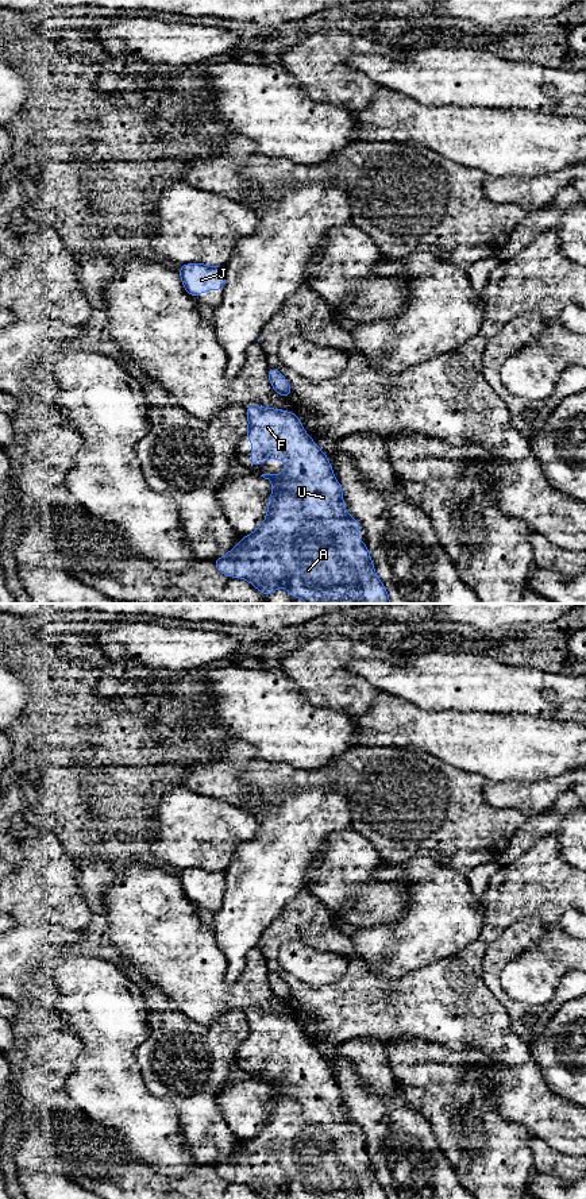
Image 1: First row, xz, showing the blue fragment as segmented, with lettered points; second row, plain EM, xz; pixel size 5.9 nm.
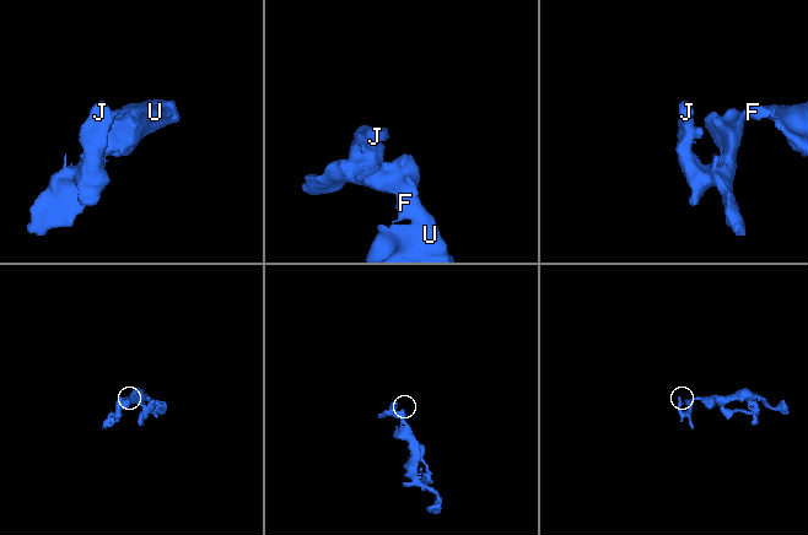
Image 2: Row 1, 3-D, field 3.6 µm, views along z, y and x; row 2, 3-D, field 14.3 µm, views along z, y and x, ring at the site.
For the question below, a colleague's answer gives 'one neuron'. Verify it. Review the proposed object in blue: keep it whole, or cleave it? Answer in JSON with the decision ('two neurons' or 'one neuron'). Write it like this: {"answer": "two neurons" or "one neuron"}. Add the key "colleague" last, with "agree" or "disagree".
{"answer": "one neuron", "colleague": "agree"}

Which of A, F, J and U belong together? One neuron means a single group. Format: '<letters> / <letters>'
A F J U

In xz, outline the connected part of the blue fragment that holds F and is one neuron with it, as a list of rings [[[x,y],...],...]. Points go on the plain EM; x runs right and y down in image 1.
[[[246,1010],[248,1033],[246,1042],[251,1045],[250,1073],[271,1063],[285,1067],[285,1079],[262,1079],[273,1087],[273,1098],[266,1106],[269,1115],[263,1129],[240,1146],[224,1161],[213,1167],[225,1181],[244,1183],[263,1199],[273,1199],[281,1190],[289,1199],[388,1199],[386,1192],[375,1179],[366,1146],[356,1146],[359,1126],[351,1122],[343,1109],[343,1095],[334,1082],[327,1060],[304,1036],[298,1021],[293,1017]]]

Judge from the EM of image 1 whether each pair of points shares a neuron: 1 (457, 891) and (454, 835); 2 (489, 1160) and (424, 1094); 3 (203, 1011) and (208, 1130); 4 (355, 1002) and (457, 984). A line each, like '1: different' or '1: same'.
1: different
2: same
3: different
4: same

